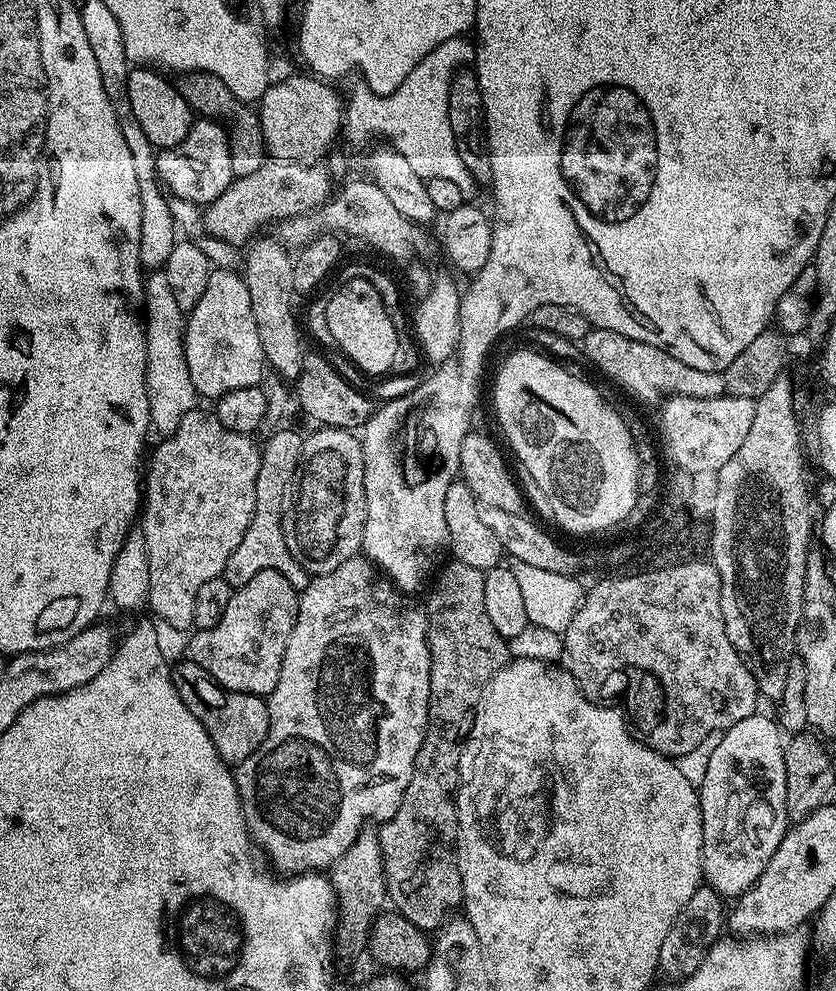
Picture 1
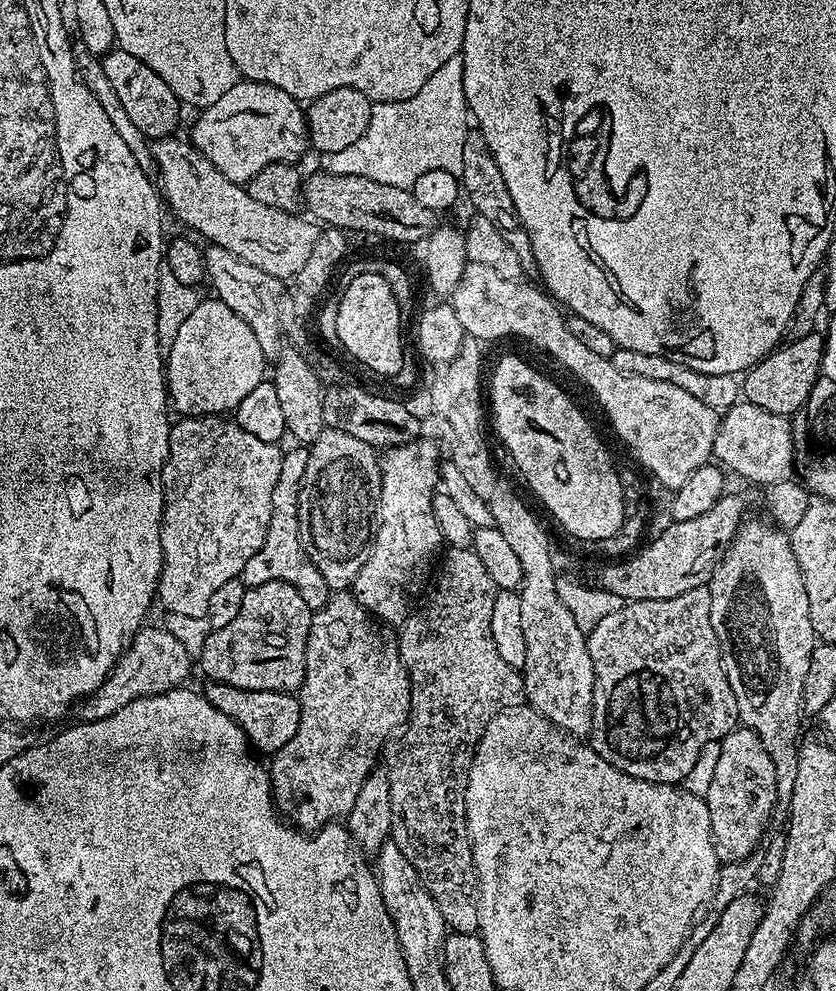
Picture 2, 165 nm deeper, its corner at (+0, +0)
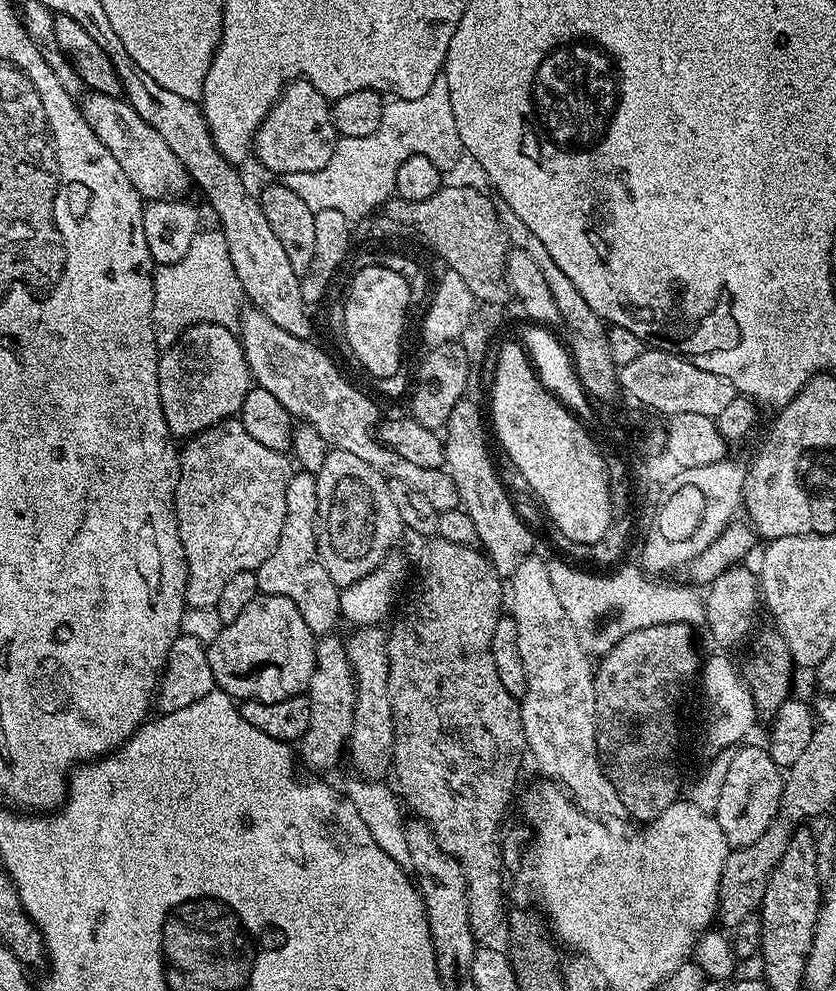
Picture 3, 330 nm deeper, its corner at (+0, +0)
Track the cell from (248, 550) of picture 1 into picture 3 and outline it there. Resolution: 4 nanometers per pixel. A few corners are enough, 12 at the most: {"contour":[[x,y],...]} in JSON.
{"contour":[[293,471],[260,592],[290,598],[318,638],[341,623],[316,541],[318,486]]}

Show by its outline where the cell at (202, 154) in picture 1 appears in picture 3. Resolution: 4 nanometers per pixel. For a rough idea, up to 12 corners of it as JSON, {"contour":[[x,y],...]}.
{"contour":[[294,80],[256,131],[272,172],[317,172],[338,133],[329,97]]}

